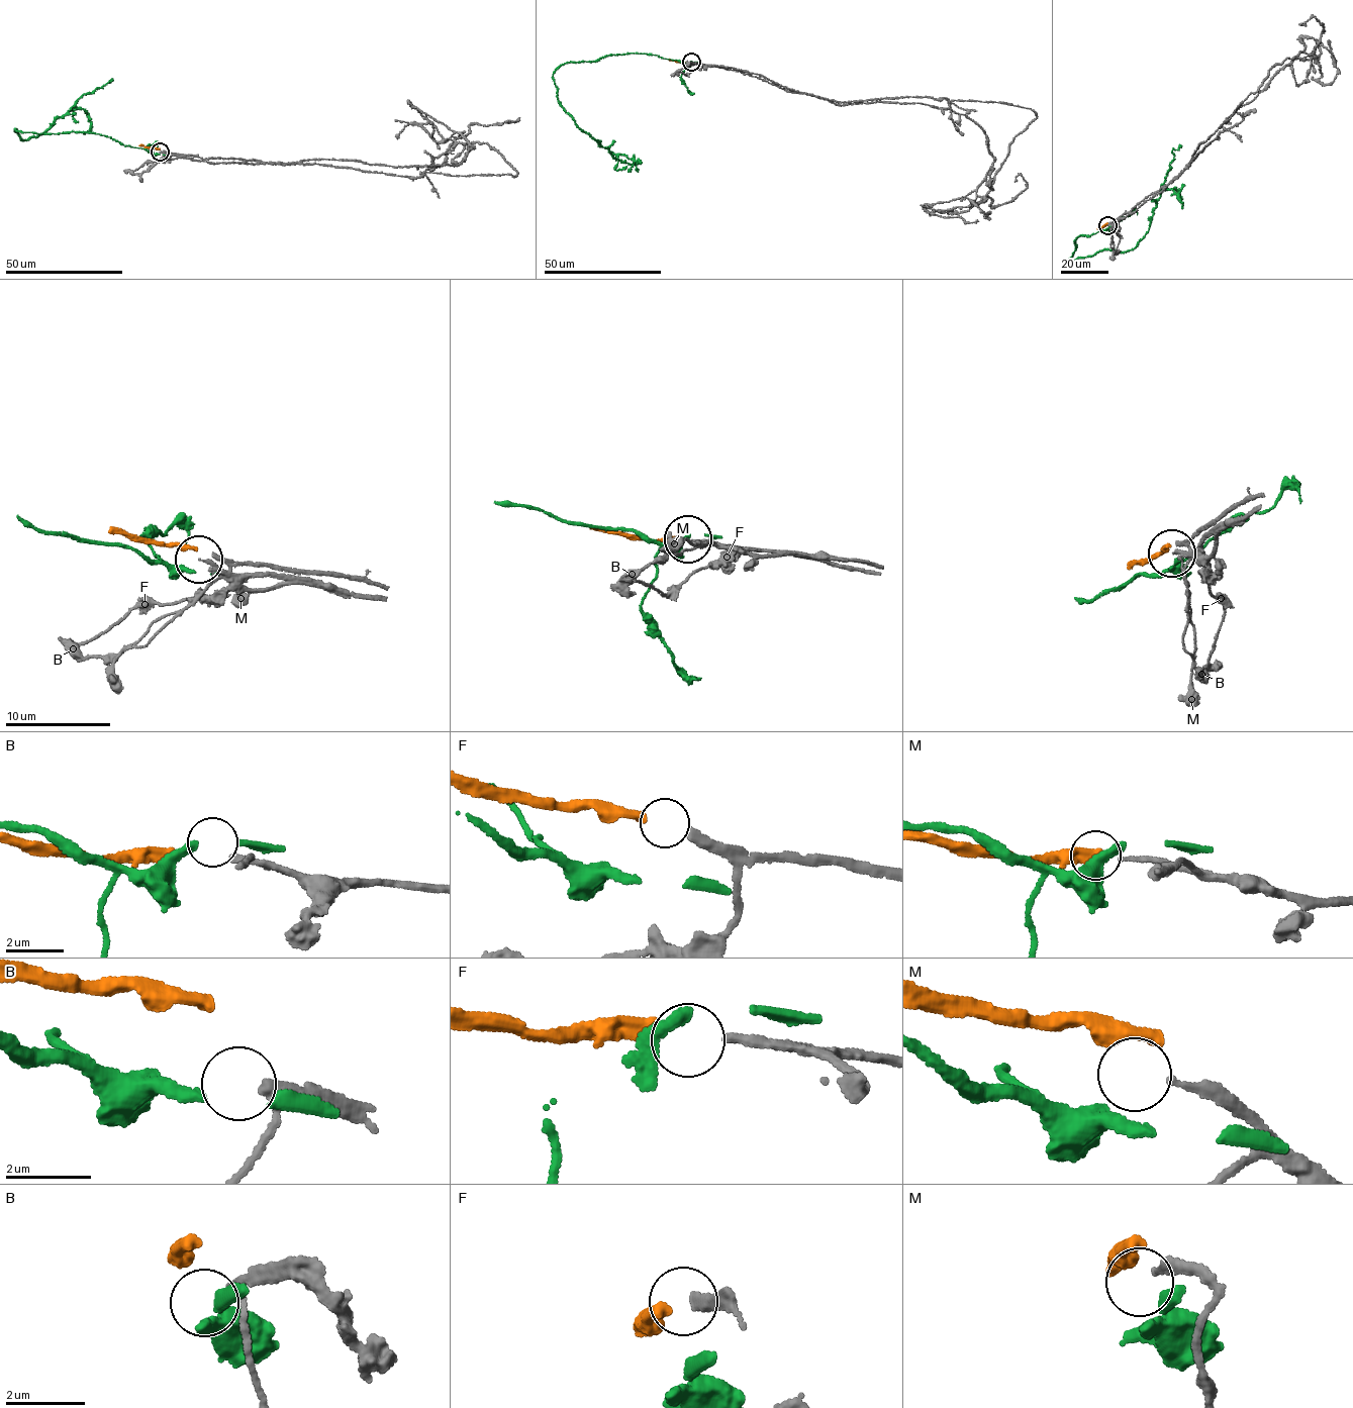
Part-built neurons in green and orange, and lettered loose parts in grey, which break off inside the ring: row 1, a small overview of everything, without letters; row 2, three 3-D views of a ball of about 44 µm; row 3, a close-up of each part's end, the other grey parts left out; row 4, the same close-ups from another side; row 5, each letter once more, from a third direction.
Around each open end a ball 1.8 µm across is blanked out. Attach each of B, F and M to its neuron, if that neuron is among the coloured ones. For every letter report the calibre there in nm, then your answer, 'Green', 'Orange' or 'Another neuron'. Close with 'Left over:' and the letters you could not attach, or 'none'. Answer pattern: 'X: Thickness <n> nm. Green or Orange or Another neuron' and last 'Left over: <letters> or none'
B: Thickness 180 nm. Another neuron
F: Thickness 280 nm. Another neuron
M: Thickness 160 nm. Another neuron
Left over: B, F, M

